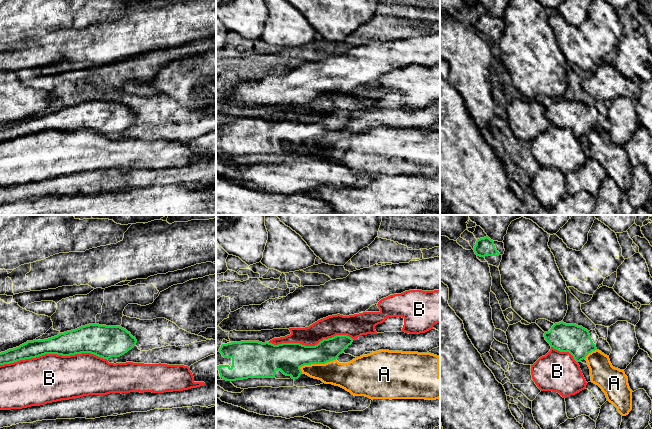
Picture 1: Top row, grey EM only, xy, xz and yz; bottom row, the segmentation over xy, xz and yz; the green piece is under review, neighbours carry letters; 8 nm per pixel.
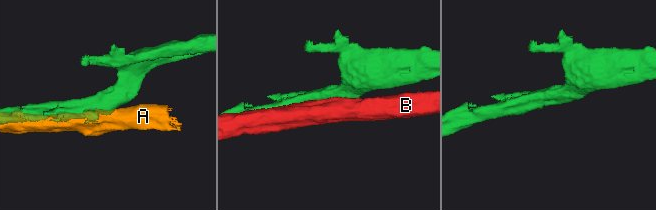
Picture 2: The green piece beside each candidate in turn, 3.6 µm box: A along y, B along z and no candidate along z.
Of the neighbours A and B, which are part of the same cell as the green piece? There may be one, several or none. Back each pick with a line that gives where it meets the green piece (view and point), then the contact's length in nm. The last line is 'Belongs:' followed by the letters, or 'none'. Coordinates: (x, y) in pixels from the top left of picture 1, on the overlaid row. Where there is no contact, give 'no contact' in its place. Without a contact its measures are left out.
Belongs: none

